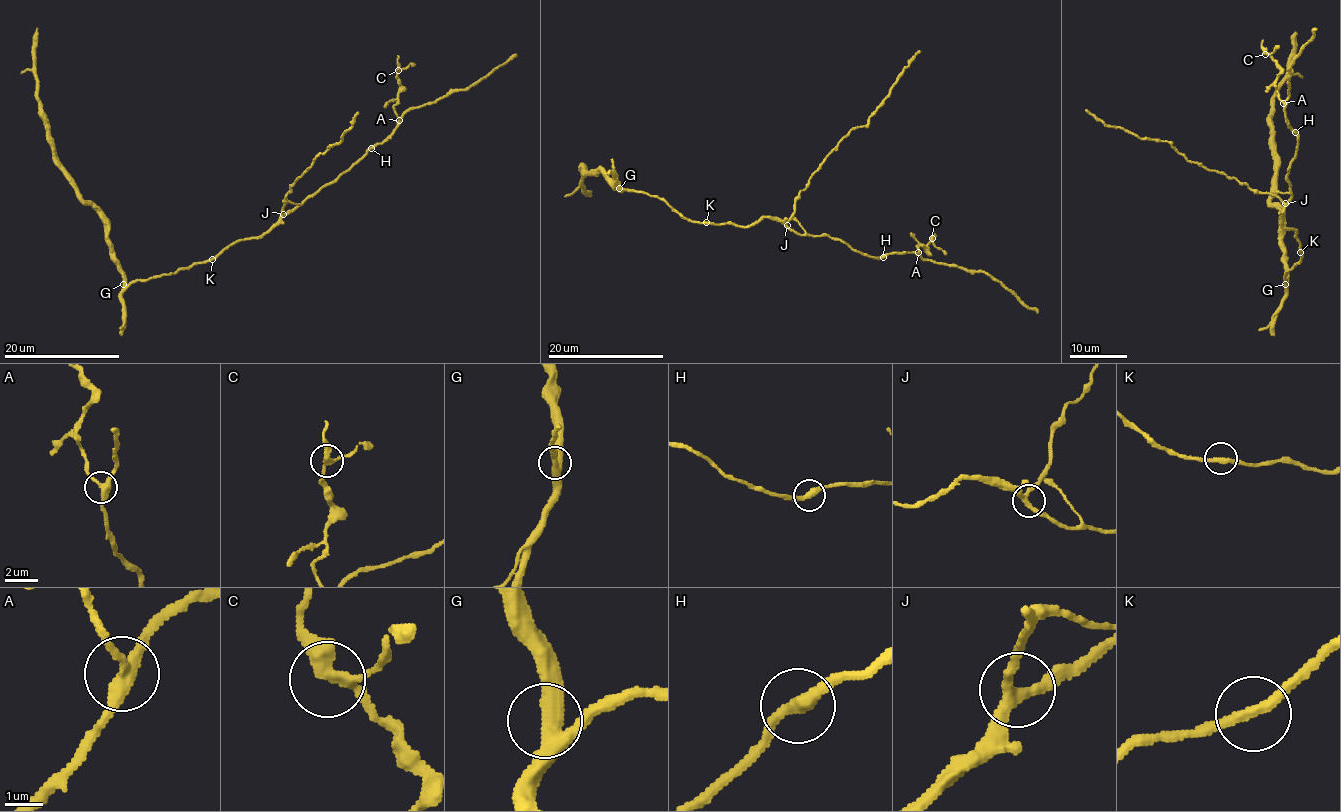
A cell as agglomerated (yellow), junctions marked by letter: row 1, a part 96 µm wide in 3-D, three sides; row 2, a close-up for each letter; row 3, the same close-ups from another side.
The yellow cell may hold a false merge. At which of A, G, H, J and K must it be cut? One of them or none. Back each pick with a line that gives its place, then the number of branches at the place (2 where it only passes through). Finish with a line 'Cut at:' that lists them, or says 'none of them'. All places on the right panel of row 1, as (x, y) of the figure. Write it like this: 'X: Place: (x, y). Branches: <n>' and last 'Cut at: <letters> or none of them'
A: Place: (1283, 103). Branches: 3
Cut at: A

